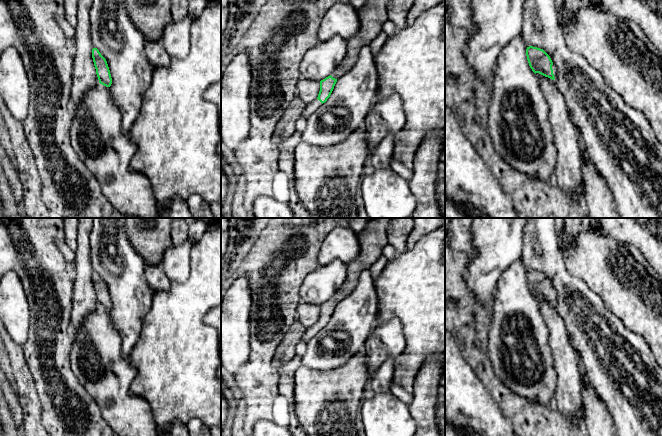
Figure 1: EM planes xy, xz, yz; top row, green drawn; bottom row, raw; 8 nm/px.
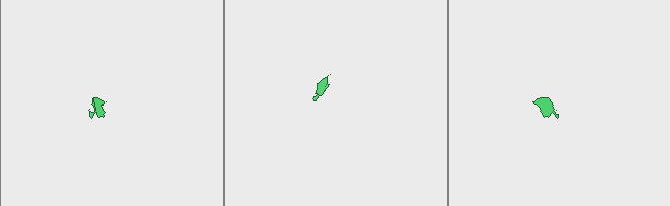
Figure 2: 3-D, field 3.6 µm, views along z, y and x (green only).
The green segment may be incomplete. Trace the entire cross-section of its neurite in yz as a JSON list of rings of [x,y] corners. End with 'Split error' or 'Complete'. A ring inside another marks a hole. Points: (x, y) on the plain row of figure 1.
[[[529,270],[526,273],[526,280],[530,292],[536,298],[539,297],[552,304],[557,300],[557,292],[553,288],[550,280],[537,271]]]. Split error

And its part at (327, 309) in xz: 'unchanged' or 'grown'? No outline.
grown

